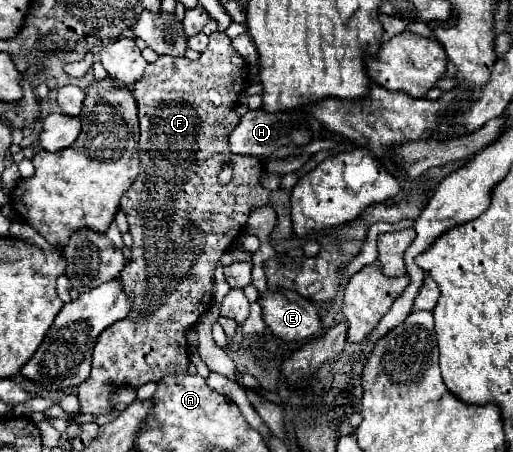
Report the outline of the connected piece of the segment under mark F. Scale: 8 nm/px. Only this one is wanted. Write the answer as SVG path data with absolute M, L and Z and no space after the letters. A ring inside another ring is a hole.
M214 32L210 34L208 48L198 60L158 56L156 62L146 66L144 76L132 84L140 118L140 174L120 200L120 210L126 214L134 238L132 260L120 272L120 280L126 294L134 300L134 308L124 320L106 328L100 334L100 340L96 340L90 378L78 386L80 412L84 414L110 414L108 396L124 384L138 388L146 382L158 382L162 376L184 374L188 370L190 360L184 332L188 326L196 324L212 304L212 284L218 260L244 228L250 210L270 202L270 190L260 184L264 172L262 160L236 156L228 148L228 132L240 122L236 104L248 88L246 80L248 66L244 58L236 52L232 40L224 32ZM226 160L234 164L234 178L222 186L218 184L218 170Z

